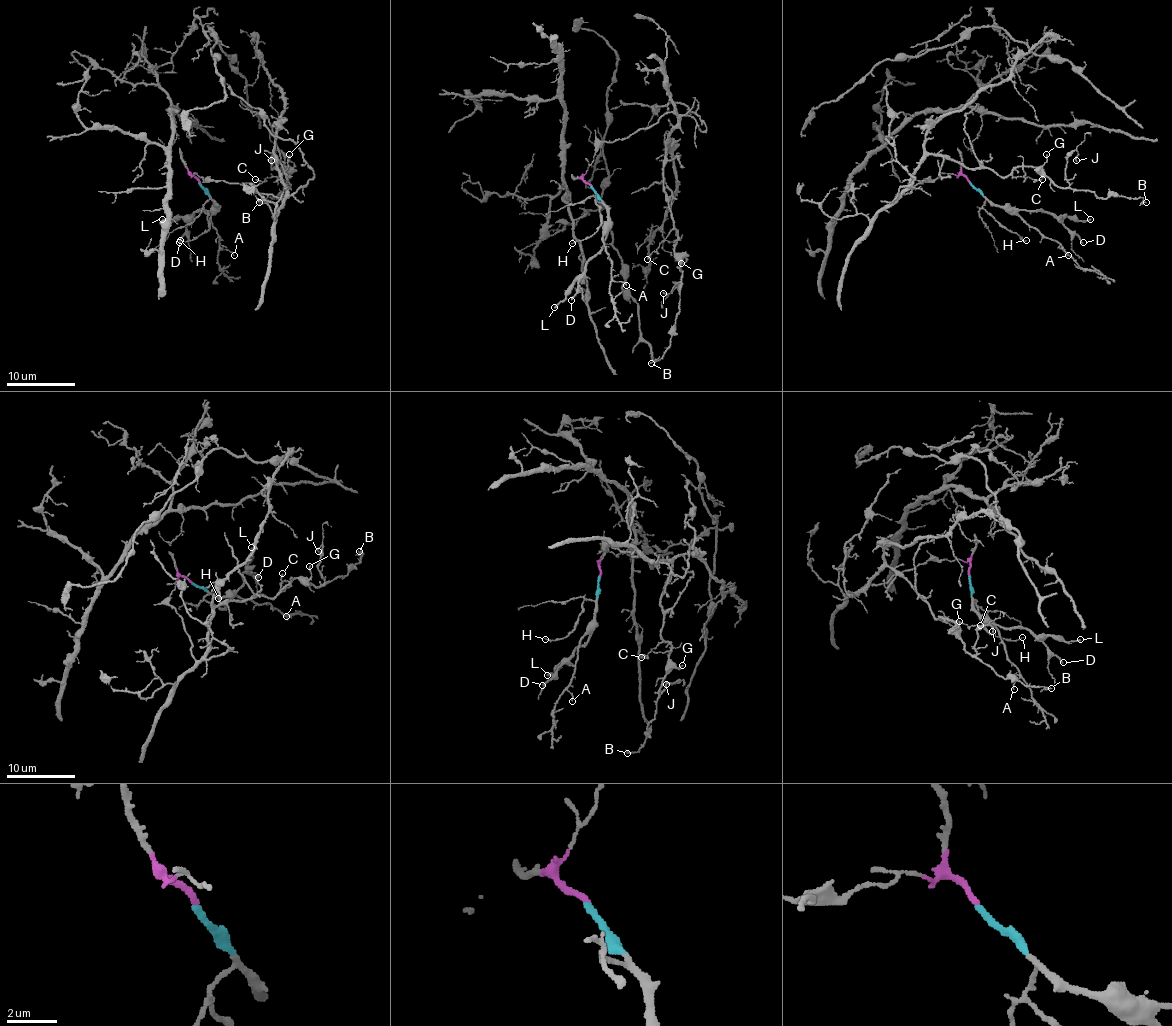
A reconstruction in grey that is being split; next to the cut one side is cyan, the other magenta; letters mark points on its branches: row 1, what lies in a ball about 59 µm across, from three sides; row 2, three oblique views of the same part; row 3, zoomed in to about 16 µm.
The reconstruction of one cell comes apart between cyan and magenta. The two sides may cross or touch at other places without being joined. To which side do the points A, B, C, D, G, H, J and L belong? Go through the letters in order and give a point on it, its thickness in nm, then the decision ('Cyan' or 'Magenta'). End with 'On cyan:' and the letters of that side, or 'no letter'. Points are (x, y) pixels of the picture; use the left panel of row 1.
A: Place: (234, 255). Thickness 120 nm. Cyan
B: Place: (259, 202). Thickness 110 nm. Magenta
C: Place: (255, 179). Thickness 120 nm. Magenta
D: Place: (179, 242). Thickness 180 nm. Cyan
G: Place: (289, 154). Thickness 110 nm. Magenta
H: Place: (180, 240). Thickness 100 nm. Cyan
J: Place: (271, 160). Thickness 140 nm. Magenta
L: Place: (162, 219). Thickness 180 nm. Cyan
On cyan: A, D, H, L

